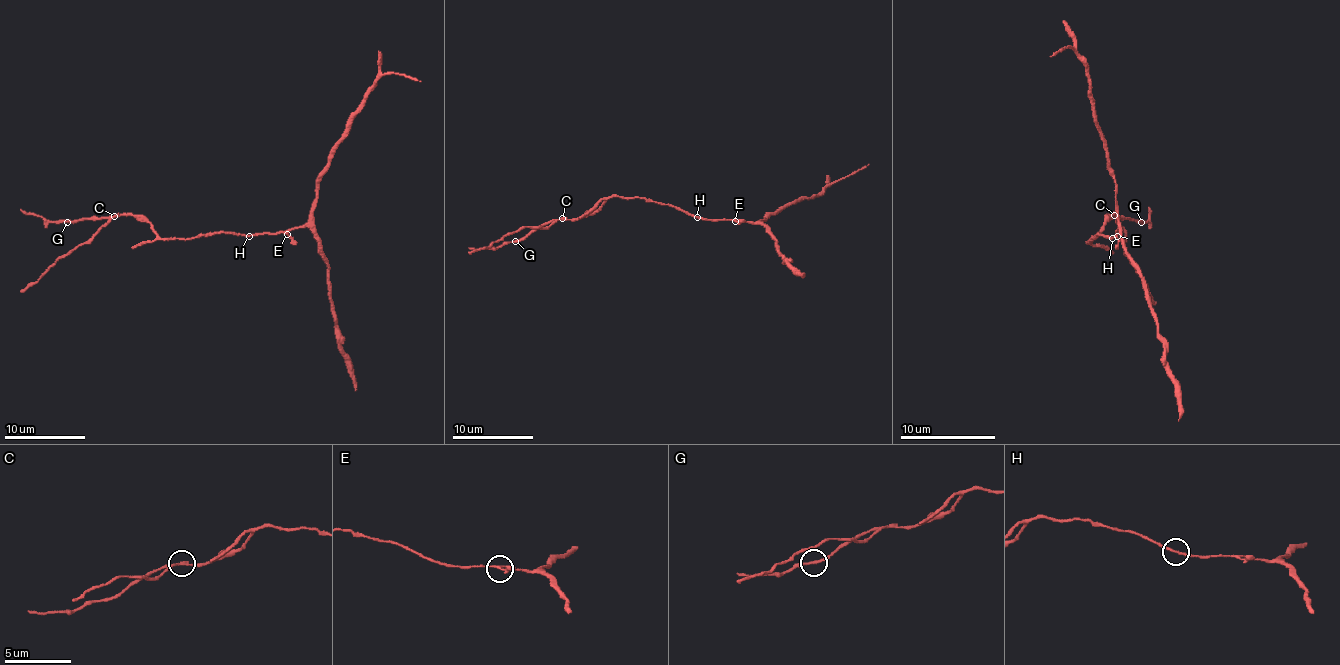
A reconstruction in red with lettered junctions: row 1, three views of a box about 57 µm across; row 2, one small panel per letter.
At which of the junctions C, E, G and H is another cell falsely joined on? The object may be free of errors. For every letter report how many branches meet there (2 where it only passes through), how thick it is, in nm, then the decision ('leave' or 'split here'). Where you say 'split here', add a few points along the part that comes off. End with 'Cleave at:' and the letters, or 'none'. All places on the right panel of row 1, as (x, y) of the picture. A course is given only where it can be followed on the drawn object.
C: 3 branches meet; 150 nm thick; split here; foreign part runs (1115, 215), (1124, 229), (1124, 253), (1155, 305)
E: 3 branches meet; 160 nm thick; leave
G: 2 branches meet; 180 nm thick; leave
H: 2 branches meet; 170 nm thick; leave
Cleave at: C

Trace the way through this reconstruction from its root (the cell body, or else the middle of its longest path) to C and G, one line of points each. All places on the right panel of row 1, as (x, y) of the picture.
C: (1112, 238), (1098, 234), (1089, 241), (1115, 215)
G: (1112, 238), (1098, 234), (1089, 241), (1112, 215), (1141, 222)

